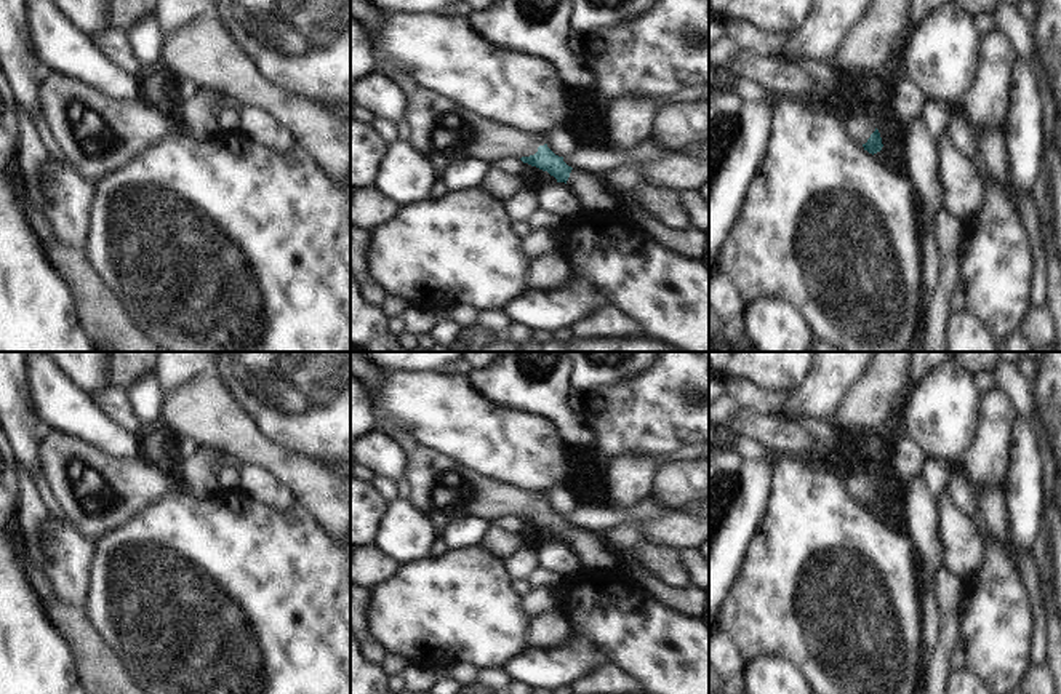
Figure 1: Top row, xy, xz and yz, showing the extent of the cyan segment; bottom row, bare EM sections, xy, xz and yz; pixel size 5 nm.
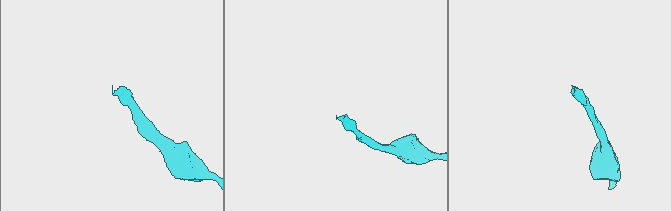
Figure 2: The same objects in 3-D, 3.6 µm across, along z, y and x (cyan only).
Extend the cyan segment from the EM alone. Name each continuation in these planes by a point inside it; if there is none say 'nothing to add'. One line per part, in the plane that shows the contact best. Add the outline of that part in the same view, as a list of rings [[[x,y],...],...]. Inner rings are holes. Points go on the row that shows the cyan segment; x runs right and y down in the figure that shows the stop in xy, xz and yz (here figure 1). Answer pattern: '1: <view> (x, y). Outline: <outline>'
1: xz (442, 131). Outline: [[[378,54],[374,59],[378,70],[395,82],[405,94],[405,122],[410,126],[406,142],[432,165],[437,179],[450,163],[467,157],[493,165],[501,160],[535,155],[538,147],[546,144],[546,139],[539,136],[522,134],[421,88]]]

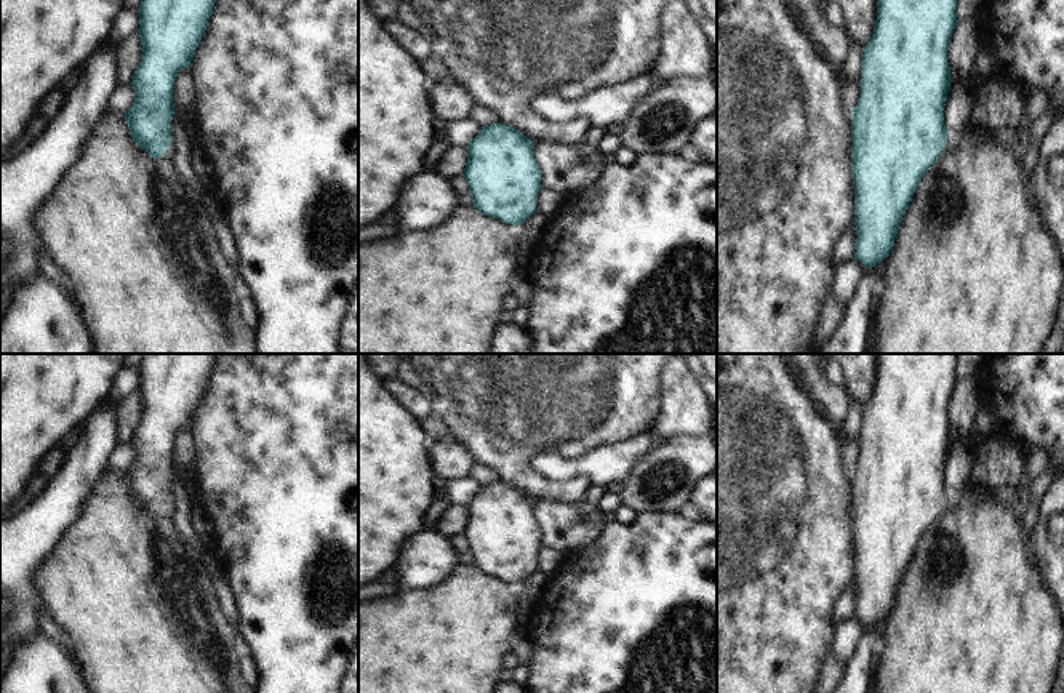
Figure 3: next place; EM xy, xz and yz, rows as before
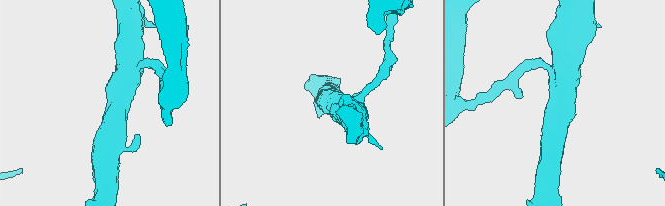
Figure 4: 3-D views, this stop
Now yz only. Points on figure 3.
1: yz (1010, 138). Outline: [[[1006,128],[1002,131],[981,133],[979,130],[968,130],[965,138],[946,138],[947,142],[939,154],[939,158],[958,152],[963,146],[976,147],[979,144],[979,136],[992,138],[998,146],[1006,149],[1010,154],[1016,155],[1021,149],[1021,134],[1014,128]]]

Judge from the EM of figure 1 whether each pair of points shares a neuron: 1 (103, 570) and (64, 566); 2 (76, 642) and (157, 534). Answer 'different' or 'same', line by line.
1: different
2: different

